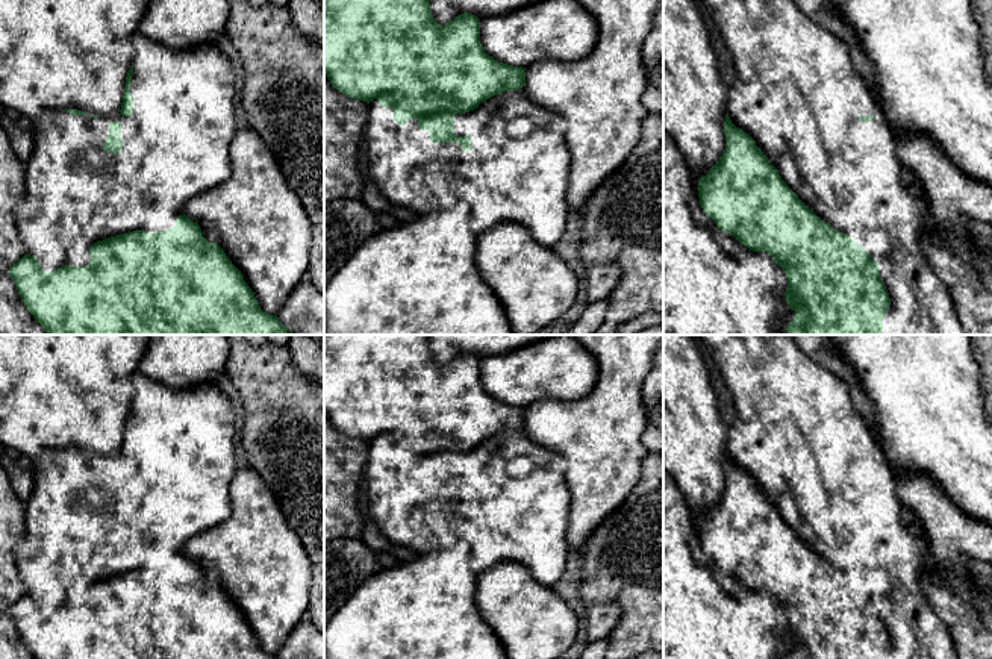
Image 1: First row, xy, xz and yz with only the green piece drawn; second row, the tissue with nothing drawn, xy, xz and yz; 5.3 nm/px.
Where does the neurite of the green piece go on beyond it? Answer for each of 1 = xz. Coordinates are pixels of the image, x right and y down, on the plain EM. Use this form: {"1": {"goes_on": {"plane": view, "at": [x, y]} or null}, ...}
{"1": {"goes_on": null}}

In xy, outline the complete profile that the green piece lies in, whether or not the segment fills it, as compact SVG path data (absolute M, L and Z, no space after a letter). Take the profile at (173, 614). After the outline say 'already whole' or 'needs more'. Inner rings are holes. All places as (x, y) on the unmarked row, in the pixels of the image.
M185 553L171 570L115 574L94 582L89 594L86 606L64 604L53 612L44 612L27 592L11 606L35 659L279 659L260 648L242 612Z; already whole

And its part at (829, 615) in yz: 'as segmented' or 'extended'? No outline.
as segmented

